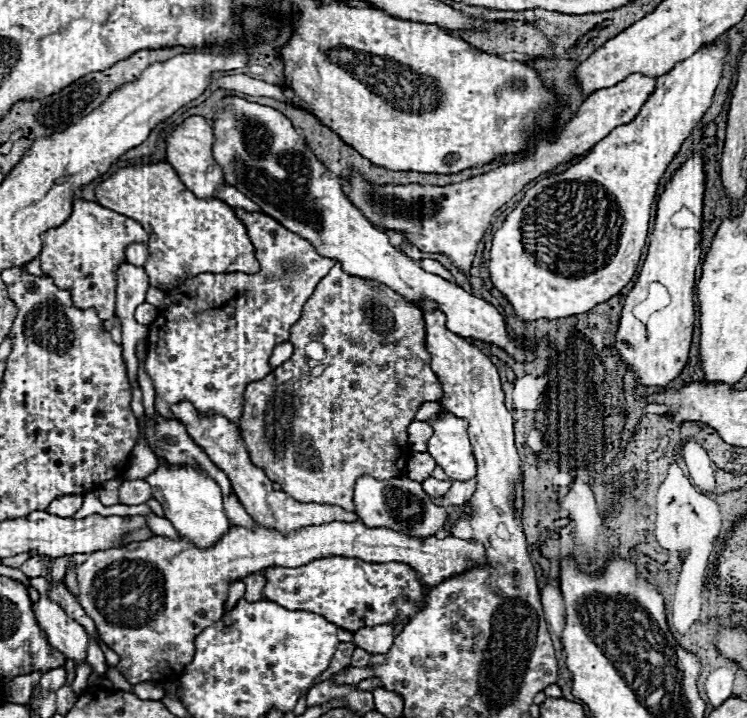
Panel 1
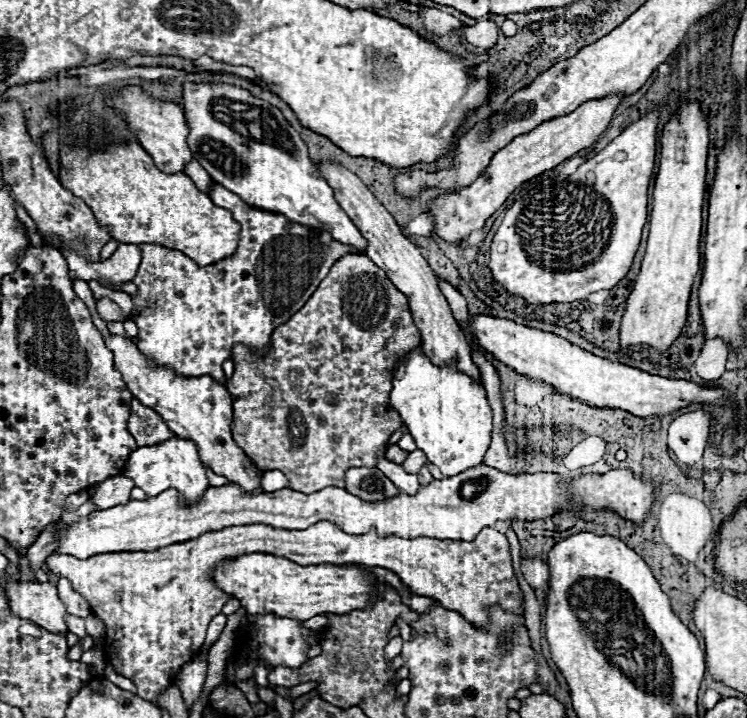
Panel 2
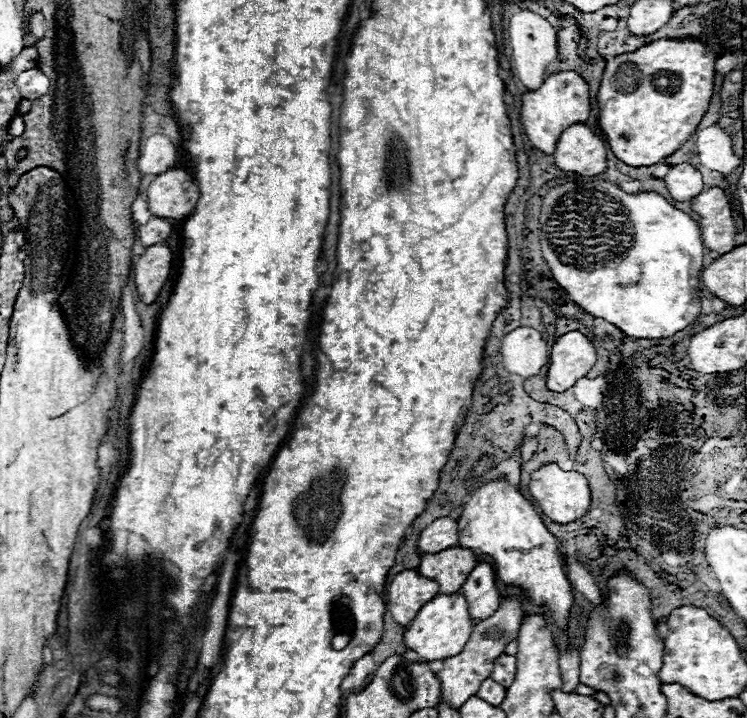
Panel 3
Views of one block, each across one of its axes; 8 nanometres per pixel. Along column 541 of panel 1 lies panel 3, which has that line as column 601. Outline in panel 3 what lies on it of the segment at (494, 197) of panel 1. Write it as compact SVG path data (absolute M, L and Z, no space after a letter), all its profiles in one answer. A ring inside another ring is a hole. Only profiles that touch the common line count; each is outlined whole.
M574 124L560 134L554 162L562 172L598 176L606 172L606 148L588 126Z

